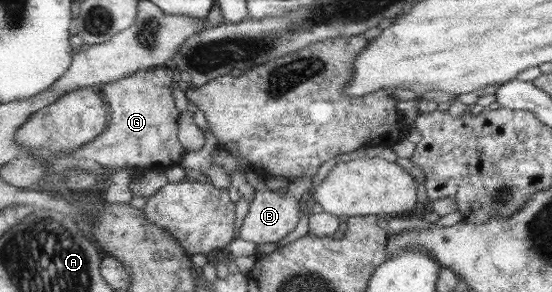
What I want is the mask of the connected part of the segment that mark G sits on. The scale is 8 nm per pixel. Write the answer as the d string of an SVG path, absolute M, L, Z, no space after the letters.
M164 67L146 71L139 70L121 80L107 82L103 88L103 97L107 98L107 103L113 108L111 124L97 138L83 145L71 155L78 159L95 161L102 167L115 170L149 166L164 170L173 165L180 165L187 150L184 150L178 139L178 119L181 118L181 113L175 107L173 98L173 88L176 86L173 76L173 69Z

